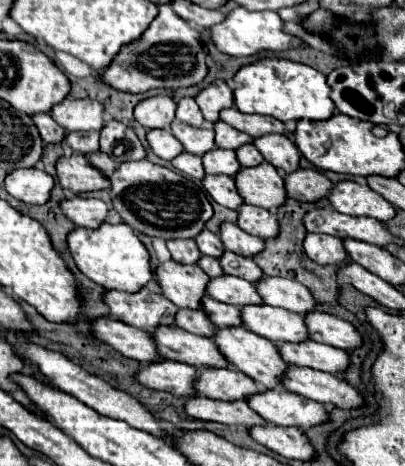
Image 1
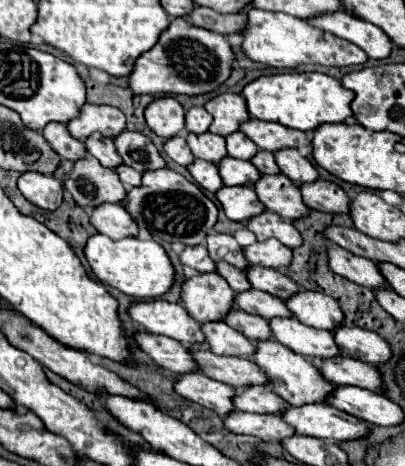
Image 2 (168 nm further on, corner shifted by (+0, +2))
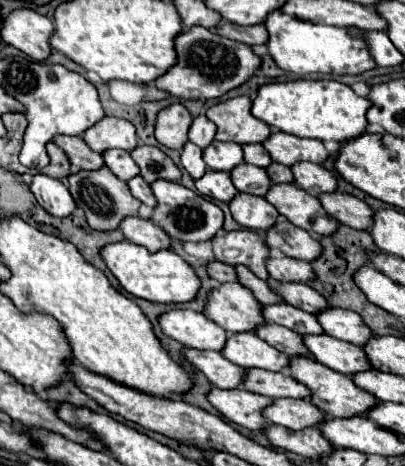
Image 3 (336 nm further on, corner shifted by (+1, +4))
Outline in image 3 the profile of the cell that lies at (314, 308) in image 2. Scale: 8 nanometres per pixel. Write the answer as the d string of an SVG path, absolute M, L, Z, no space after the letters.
M327 308L327 312L319 312L317 320L323 324L329 336L339 340L363 346L373 338L373 330L361 320L359 314L343 308Z

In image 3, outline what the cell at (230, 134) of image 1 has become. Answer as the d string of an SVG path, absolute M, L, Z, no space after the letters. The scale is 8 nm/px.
M245 144L243 152L245 152L245 162L249 162L253 166L267 168L273 162L271 156L269 156L269 152L261 144Z

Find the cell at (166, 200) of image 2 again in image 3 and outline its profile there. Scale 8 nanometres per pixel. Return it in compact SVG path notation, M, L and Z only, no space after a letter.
M157 180L153 186L153 194L157 198L157 206L153 210L153 222L161 226L173 240L179 242L203 242L211 240L223 228L223 212L211 200L195 194L193 190L185 188L183 184Z

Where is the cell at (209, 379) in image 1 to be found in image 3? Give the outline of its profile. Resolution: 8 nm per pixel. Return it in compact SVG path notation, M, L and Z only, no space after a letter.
M275 400L263 410L263 416L271 424L279 424L291 430L313 428L325 420L325 414L311 400Z

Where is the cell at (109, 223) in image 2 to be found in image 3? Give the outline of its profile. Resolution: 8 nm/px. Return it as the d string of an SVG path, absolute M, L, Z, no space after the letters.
M129 216L127 220L123 220L119 230L125 234L129 242L141 244L151 252L169 250L173 244L173 240L167 236L167 232L163 232L163 228L155 226L151 220L141 220L137 216Z

